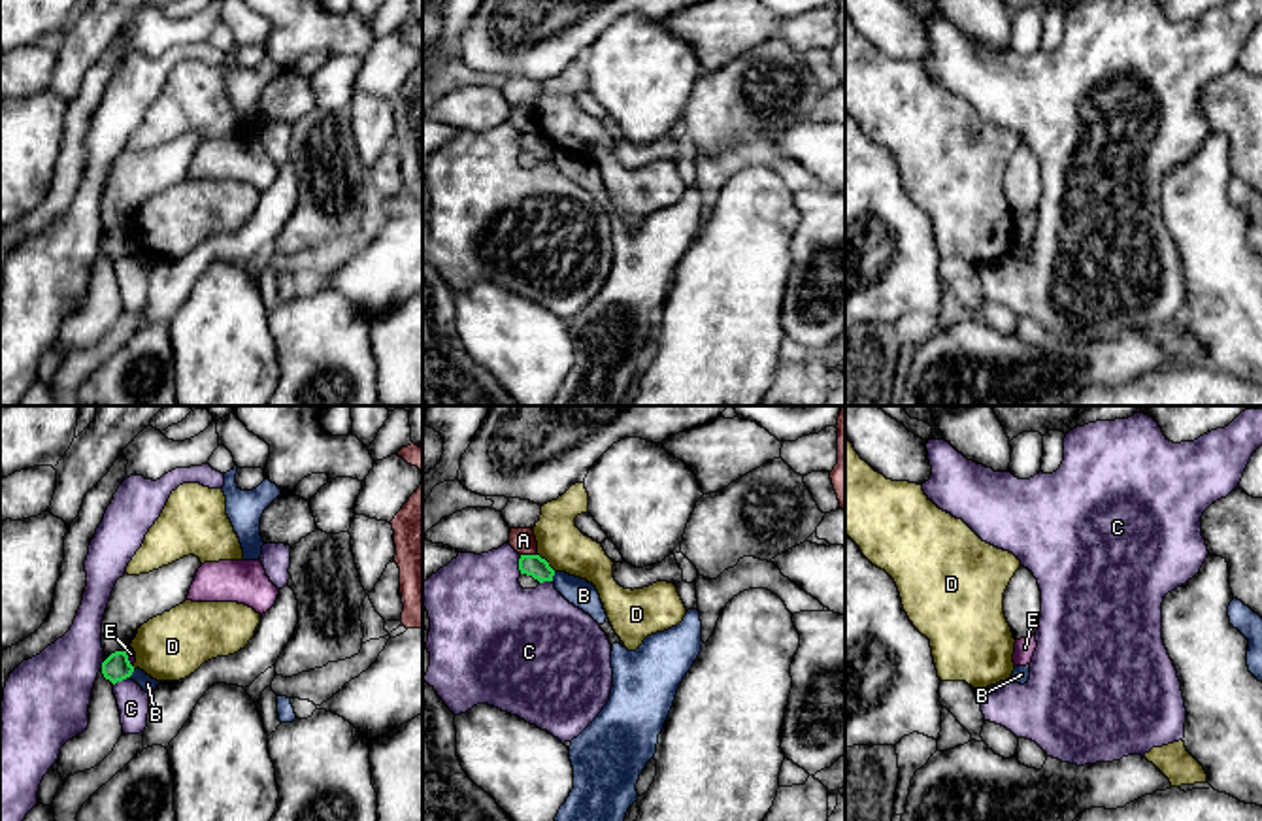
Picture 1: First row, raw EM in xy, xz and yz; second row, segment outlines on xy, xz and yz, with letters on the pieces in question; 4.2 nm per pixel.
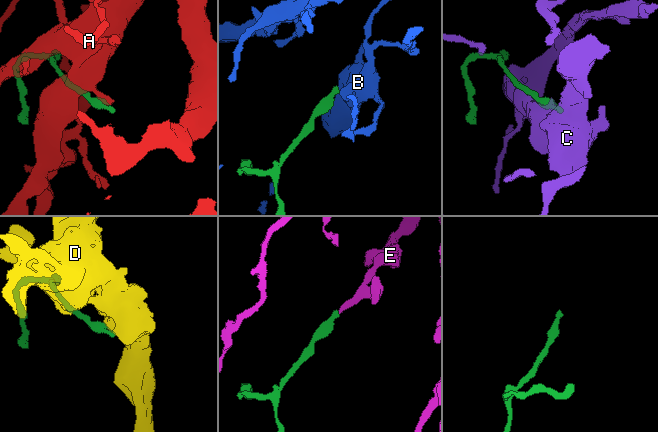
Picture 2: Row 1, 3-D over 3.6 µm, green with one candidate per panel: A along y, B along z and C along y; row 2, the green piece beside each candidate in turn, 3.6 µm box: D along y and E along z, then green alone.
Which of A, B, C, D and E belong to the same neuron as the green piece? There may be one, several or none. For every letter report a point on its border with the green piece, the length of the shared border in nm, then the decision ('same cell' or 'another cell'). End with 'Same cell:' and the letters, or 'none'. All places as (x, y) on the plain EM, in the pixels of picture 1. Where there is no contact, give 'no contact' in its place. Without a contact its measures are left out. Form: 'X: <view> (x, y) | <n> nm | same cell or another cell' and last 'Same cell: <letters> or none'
A: xz (529, 133) | 70 nm | another cell
B: xz (553, 151) | 40 nm | another cell
C: xz (519, 142) | 80 nm | another cell
D: xz (547, 140) | 110 nm | another cell
E: xy (127, 236) | 80 nm | same cell
Same cell: E

